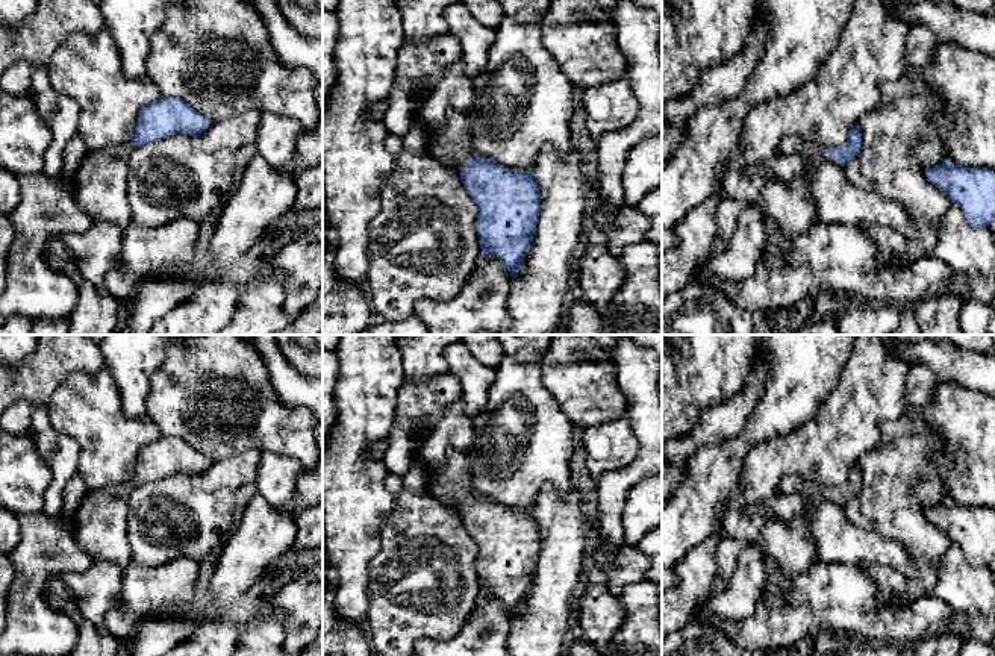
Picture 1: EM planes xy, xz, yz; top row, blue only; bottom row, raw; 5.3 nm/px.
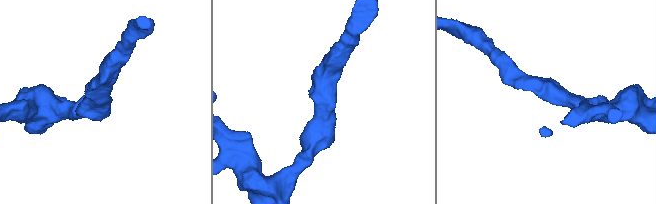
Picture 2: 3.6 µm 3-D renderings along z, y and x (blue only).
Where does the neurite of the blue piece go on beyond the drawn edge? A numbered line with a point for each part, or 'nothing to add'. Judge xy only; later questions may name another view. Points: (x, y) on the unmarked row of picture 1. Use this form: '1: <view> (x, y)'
1: xy (100, 520)

